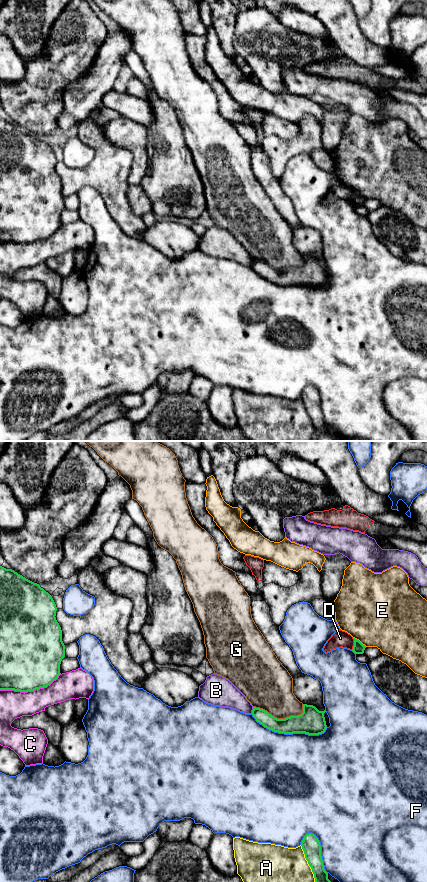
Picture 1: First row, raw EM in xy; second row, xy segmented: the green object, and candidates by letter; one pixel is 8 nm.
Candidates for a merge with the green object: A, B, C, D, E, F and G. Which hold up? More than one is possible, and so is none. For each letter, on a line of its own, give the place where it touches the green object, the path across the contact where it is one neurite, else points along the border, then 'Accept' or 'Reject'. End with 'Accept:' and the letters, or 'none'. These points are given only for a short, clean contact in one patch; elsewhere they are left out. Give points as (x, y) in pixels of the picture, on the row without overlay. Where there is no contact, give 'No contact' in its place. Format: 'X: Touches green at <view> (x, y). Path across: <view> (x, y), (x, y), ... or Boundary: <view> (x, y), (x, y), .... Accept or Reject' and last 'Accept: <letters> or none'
A: Touches green at xy (309, 417). Reject
B: Touches green at xy (252, 262). Reject
C: Touches green at xy (30, 242). Reject
D: Touches green at xy (354, 196). Boundary: xy (353, 190), (353, 199), (351, 201). Reject
E: Touches green at xy (359, 193). Reject
F: Touches green at xy (289, 285). Reject
G: Touches green at xy (278, 271). Reject
Accept: none

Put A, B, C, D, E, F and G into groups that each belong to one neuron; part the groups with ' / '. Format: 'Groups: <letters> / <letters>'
Groups: A / B / C / D / E / F / G

